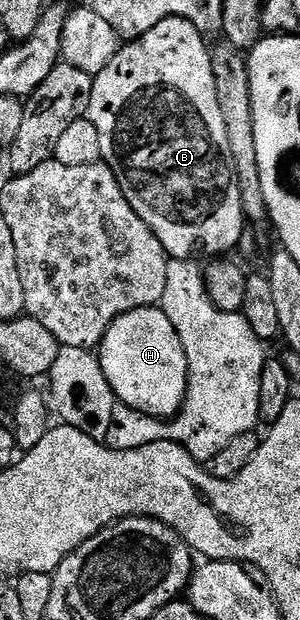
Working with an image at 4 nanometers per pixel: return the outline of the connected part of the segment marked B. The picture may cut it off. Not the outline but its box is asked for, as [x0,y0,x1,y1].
[88,16,244,259]

